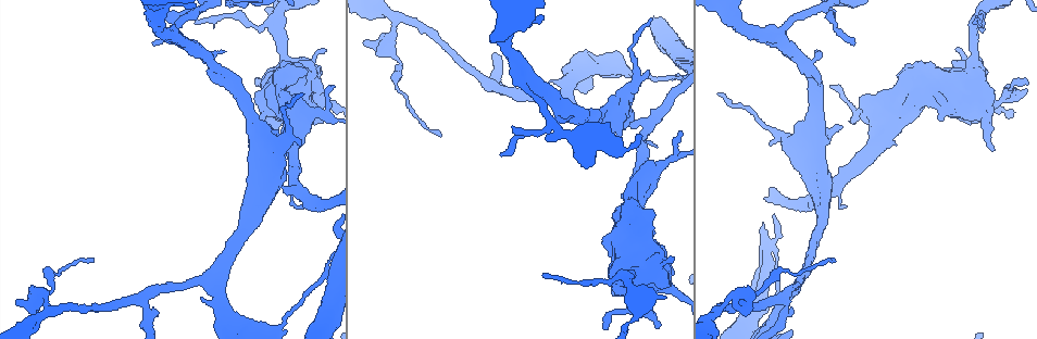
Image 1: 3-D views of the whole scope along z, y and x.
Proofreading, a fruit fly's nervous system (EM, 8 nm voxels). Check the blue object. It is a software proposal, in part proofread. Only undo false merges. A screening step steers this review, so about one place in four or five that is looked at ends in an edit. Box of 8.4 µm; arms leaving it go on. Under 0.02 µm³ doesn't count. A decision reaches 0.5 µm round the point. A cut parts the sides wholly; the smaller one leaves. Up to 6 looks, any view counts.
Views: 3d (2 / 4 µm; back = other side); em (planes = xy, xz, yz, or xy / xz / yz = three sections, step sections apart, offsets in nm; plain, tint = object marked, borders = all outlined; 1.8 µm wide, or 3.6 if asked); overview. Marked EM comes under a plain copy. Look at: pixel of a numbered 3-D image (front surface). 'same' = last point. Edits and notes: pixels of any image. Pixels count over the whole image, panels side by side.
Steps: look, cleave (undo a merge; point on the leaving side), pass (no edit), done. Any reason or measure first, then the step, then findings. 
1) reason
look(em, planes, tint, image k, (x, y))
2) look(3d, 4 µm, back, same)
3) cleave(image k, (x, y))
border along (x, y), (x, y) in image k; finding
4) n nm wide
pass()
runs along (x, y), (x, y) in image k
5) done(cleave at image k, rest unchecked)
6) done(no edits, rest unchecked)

abrupt turn
look(3d, 4 µm, image 1, (233, 321))

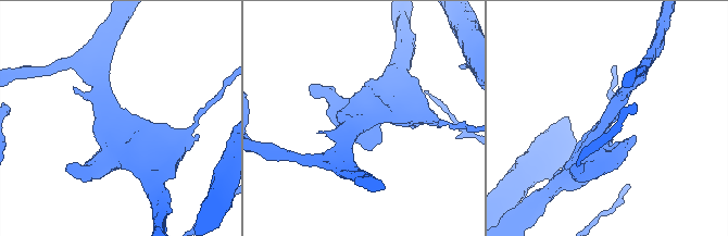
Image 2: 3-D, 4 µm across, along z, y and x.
4 arms
look(em, planes, tint, image 2, (115, 119))

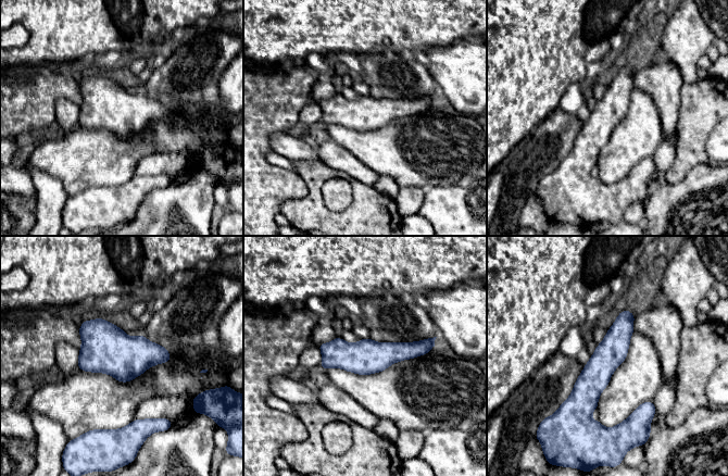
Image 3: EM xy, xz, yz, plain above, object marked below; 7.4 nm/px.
pass()
runs along (627, 313), (586, 391), (586, 418) in image 3; all the same neuron

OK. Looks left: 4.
calibre changes
look(em, planes, tint, image 1, (673, 79))

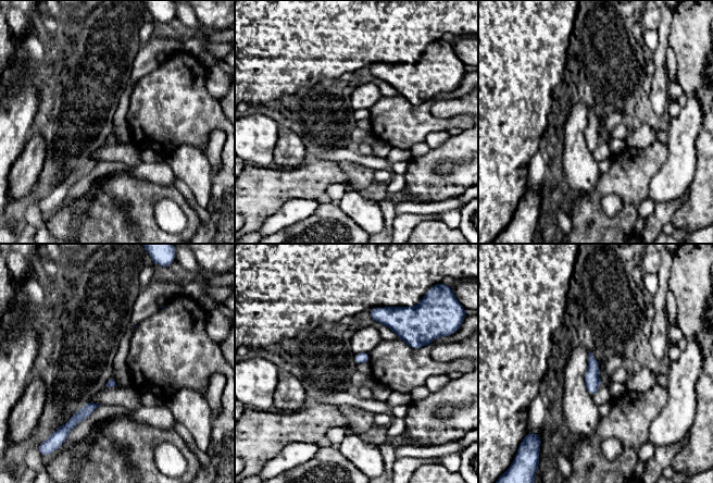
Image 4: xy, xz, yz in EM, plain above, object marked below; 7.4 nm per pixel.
pass()
one neuron here

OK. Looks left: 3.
arms run side by side
look(em, xy, step 8, tint, image 1, (642, 188))

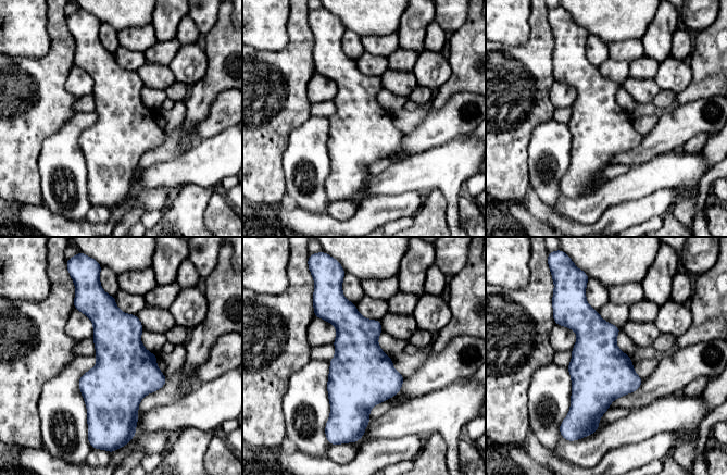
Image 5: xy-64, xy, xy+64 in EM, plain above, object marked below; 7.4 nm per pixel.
pass()
all the same neuron

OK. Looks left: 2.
done(no edits, rest unchecked)

